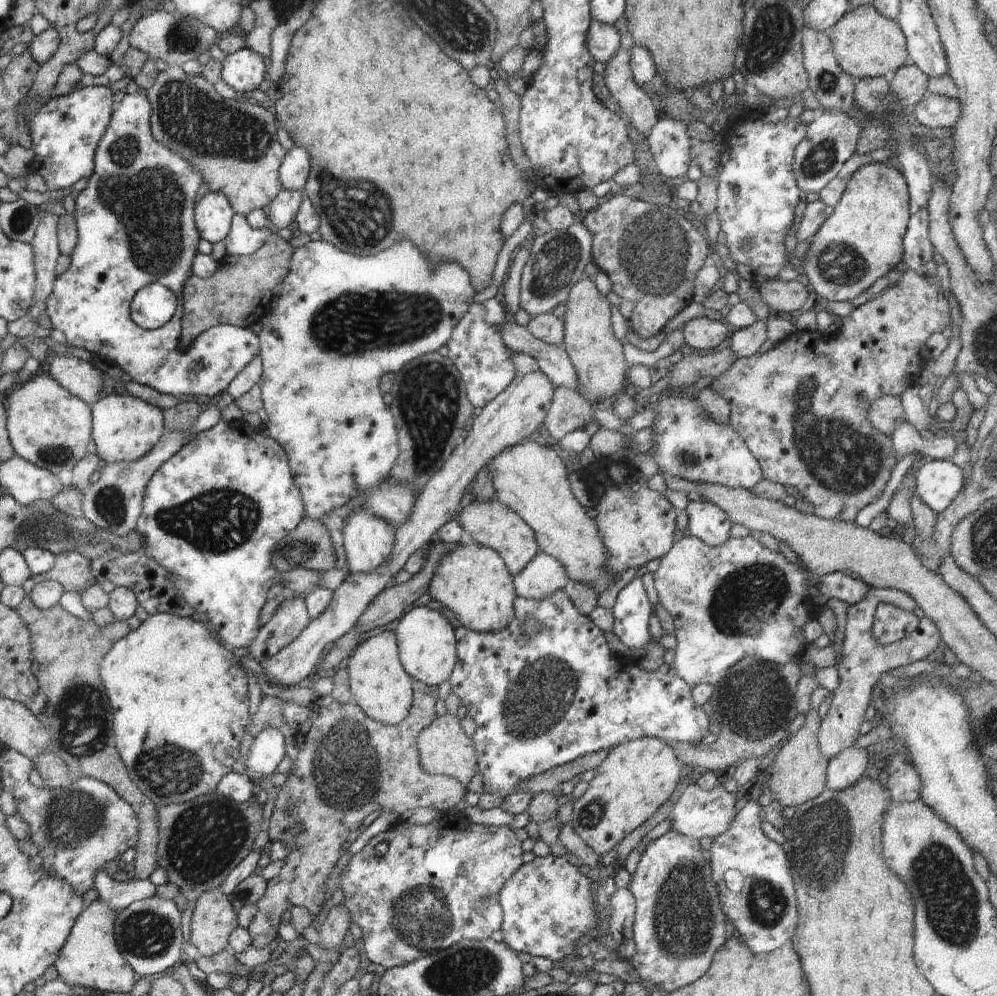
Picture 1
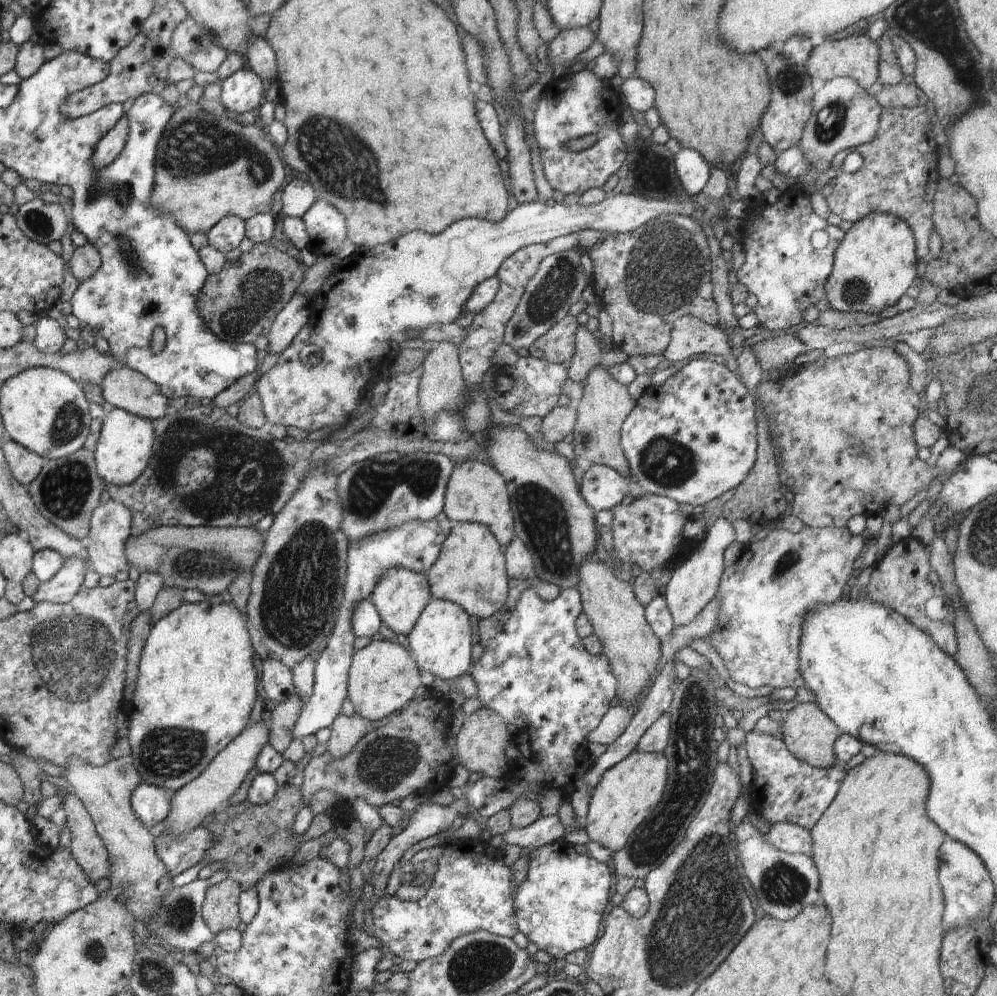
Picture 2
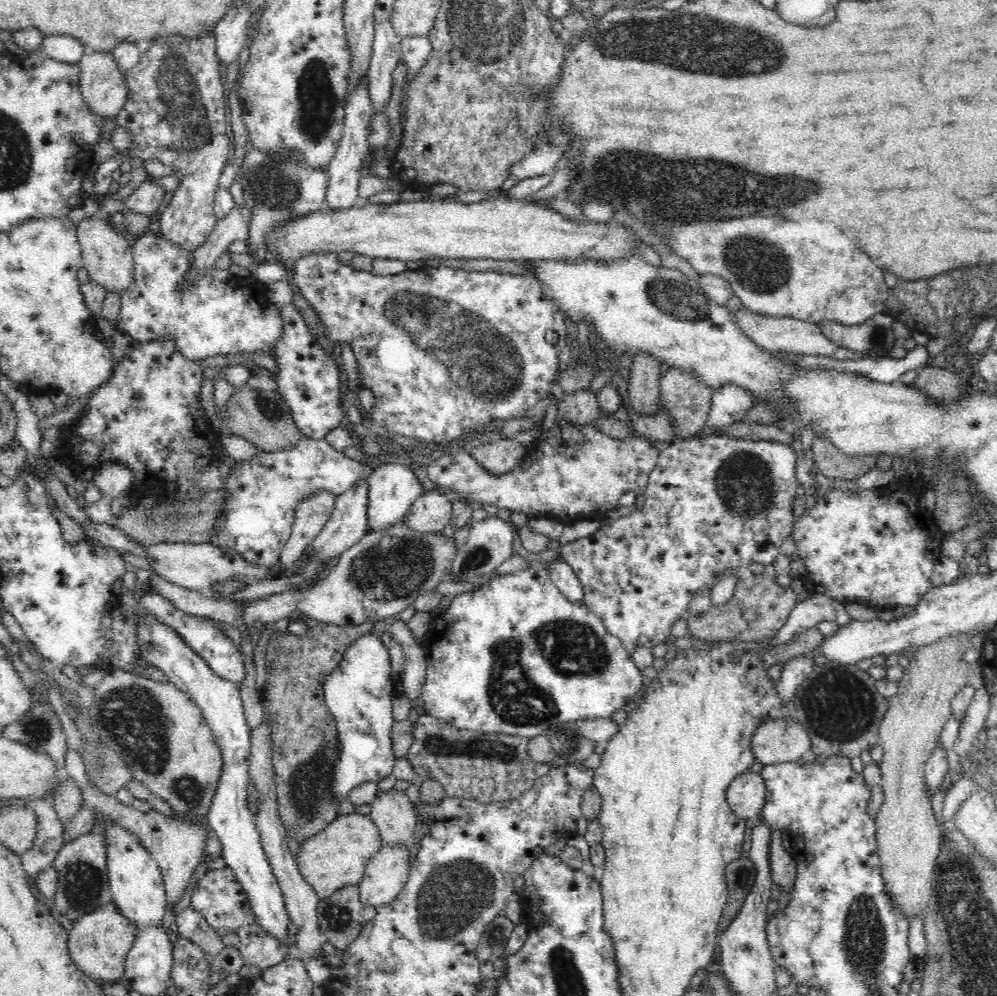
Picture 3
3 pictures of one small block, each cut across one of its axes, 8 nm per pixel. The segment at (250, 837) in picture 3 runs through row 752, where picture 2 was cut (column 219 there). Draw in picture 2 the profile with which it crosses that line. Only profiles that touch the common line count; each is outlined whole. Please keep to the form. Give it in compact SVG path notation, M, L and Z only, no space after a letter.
M237 216L224 217L207 234L209 245L223 253L238 248L244 237L245 221Z

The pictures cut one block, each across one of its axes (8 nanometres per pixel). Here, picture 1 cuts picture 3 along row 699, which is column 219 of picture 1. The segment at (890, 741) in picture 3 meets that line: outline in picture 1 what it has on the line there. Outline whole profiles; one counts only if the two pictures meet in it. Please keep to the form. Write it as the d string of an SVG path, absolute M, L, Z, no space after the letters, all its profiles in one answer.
M219 889L204 892L196 901L191 919L190 942L197 948L199 955L210 957L229 948L229 936L238 927L237 911L233 908L229 896Z

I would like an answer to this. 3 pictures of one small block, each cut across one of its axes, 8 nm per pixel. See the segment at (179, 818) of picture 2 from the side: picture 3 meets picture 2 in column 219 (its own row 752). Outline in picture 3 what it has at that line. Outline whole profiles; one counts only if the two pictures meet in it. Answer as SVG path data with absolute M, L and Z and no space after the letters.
M784 717L762 724L750 740L756 762L763 765L797 761L811 746L806 728Z

